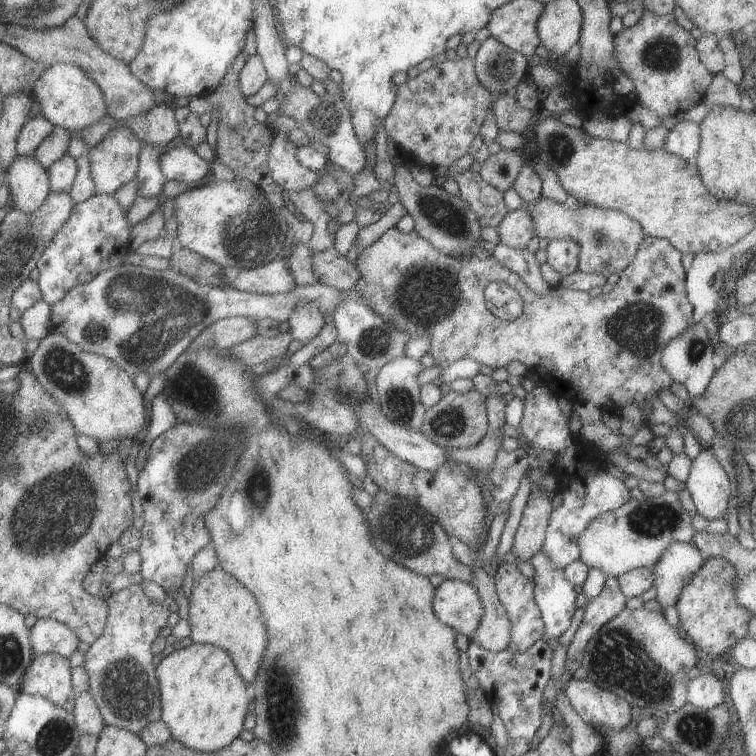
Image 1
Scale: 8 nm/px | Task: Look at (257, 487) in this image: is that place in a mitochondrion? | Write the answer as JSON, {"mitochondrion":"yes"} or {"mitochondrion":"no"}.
{"mitochondrion":"yes"}

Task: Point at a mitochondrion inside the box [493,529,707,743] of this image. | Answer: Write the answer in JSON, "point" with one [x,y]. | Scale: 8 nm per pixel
{"point":[617,660]}

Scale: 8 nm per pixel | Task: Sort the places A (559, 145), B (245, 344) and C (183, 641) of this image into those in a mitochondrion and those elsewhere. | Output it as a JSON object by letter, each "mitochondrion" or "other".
{"A":"mitochondrion","B":"other","C":"other"}

